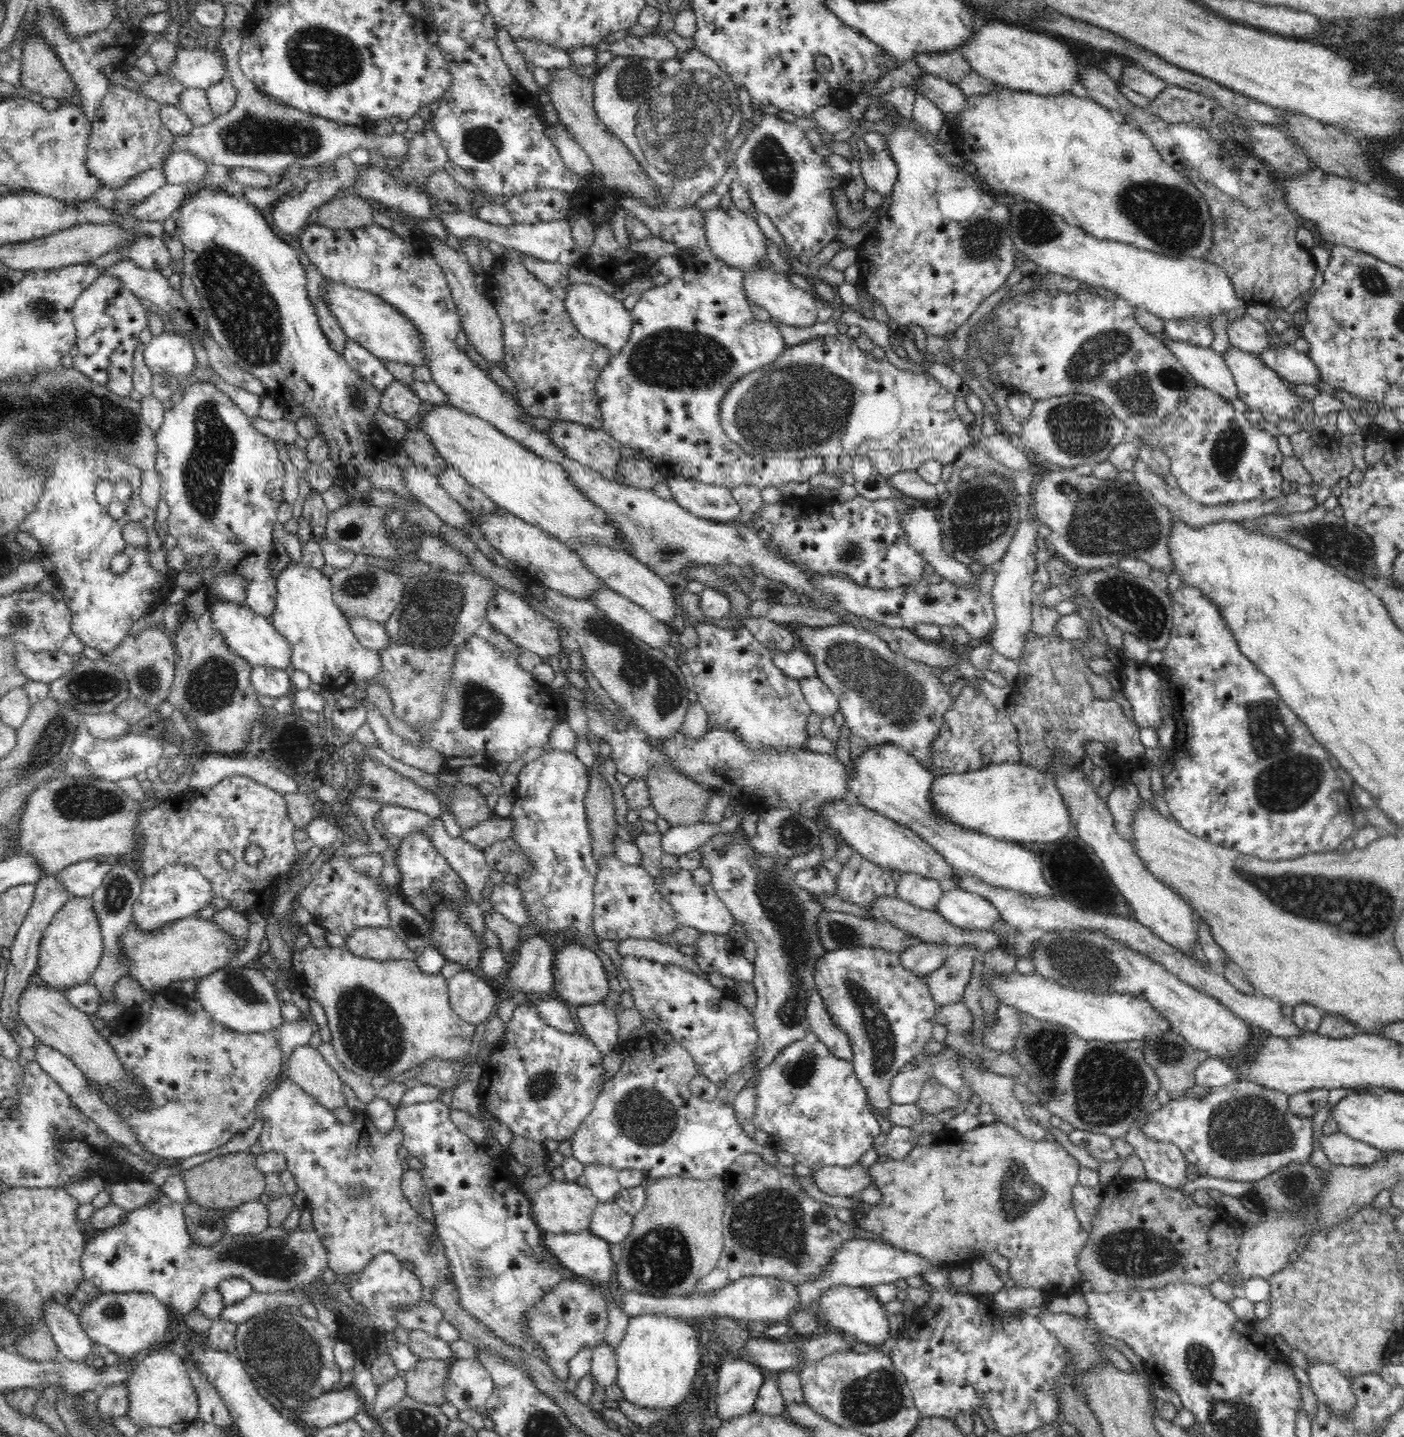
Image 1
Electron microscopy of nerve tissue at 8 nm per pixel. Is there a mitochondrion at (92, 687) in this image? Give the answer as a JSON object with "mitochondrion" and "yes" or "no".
{"mitochondrion":"yes"}

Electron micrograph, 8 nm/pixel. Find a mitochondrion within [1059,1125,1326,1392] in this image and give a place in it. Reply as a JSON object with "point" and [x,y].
{"point":[1135,1253]}

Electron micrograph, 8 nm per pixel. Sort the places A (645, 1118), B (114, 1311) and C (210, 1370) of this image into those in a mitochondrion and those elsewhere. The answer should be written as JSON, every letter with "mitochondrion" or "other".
{"A":"mitochondrion","B":"mitochondrion","C":"other"}

